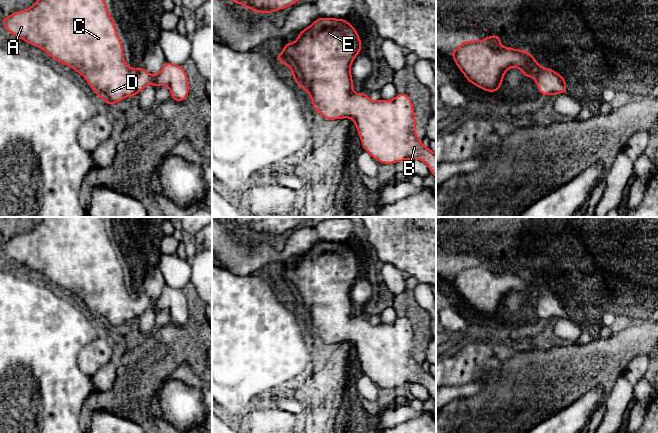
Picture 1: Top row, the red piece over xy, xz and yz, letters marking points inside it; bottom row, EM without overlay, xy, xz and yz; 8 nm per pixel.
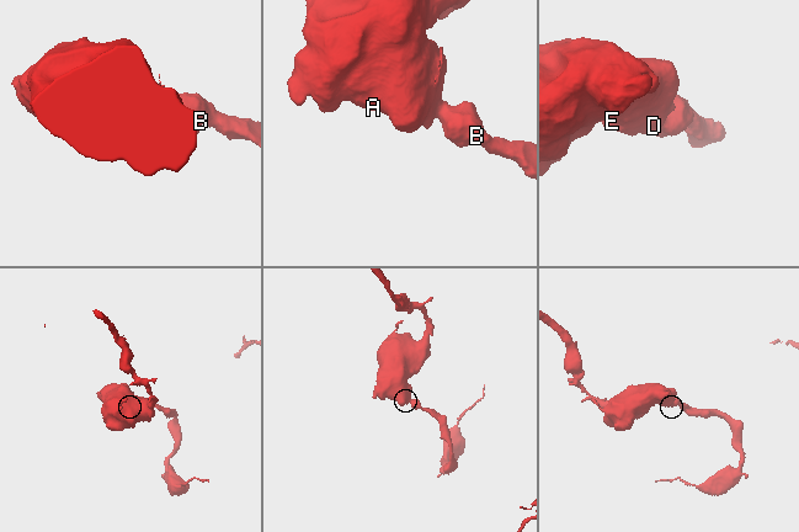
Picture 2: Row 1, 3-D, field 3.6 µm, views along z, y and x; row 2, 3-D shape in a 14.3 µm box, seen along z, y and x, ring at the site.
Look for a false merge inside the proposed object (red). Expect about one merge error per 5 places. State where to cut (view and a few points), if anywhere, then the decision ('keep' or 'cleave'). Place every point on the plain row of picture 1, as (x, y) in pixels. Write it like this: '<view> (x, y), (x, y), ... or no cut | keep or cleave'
no cut | keep

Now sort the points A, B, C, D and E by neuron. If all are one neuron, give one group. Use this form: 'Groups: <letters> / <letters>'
Groups: A B C D E

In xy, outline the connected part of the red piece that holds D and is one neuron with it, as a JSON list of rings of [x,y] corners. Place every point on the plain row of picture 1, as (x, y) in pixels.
[[[44,217],[30,232],[13,236],[7,242],[3,242],[0,247],[10,258],[41,272],[58,287],[68,289],[77,295],[109,331],[128,319],[135,321],[149,308],[153,308],[155,312],[167,309],[171,315],[171,324],[176,326],[184,325],[189,319],[189,305],[182,289],[166,285],[156,299],[148,297],[141,290],[135,293],[127,290],[115,245],[109,238],[106,226],[100,217]]]

